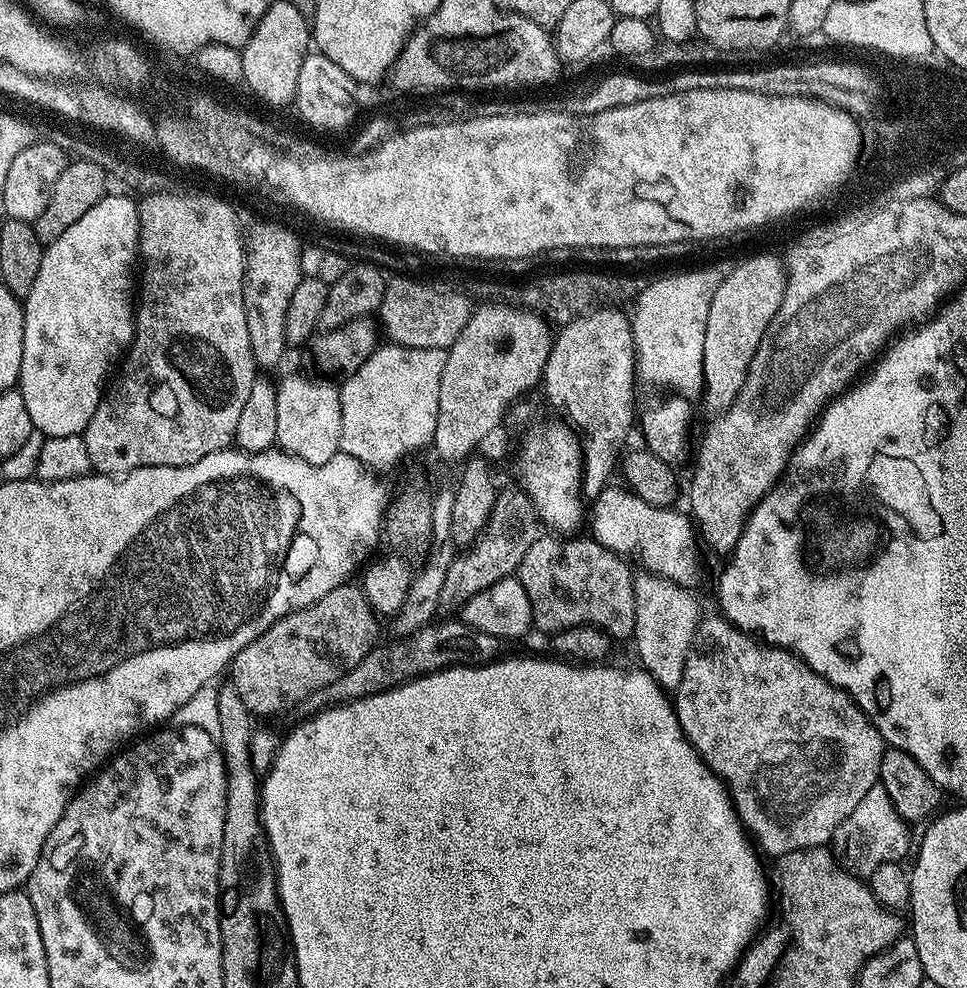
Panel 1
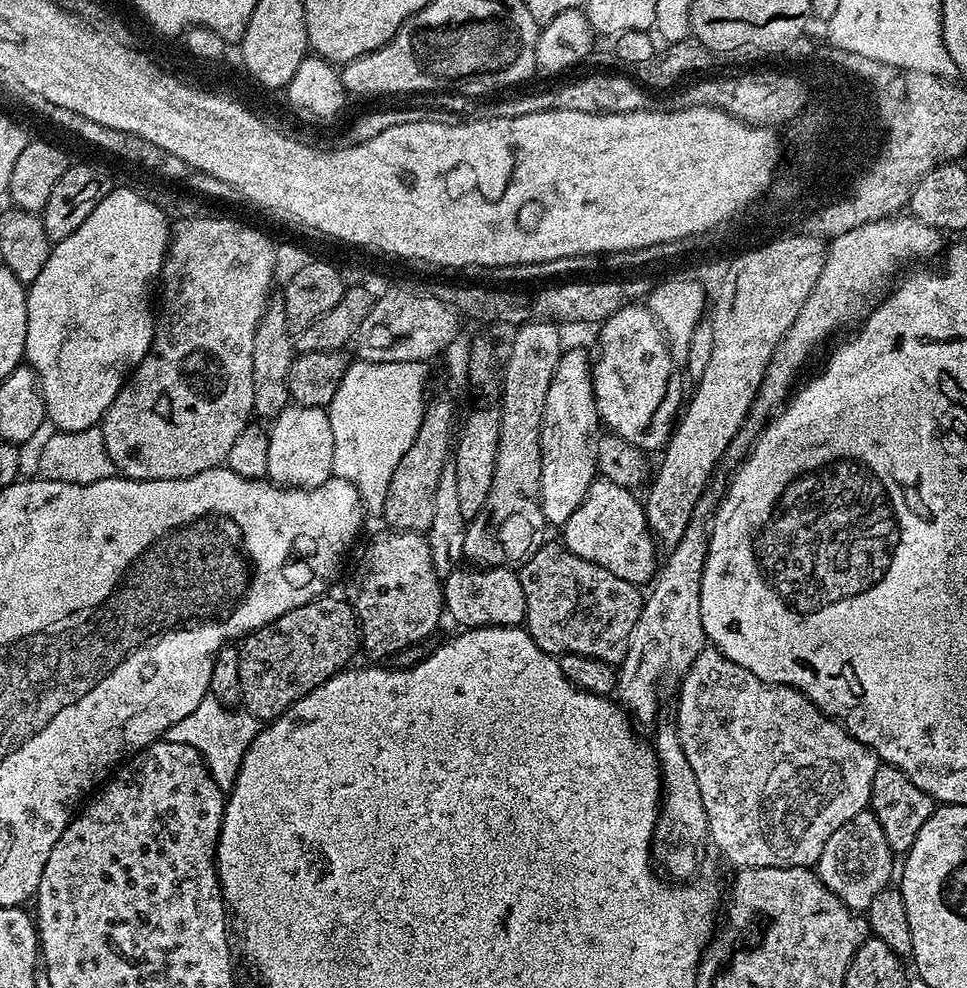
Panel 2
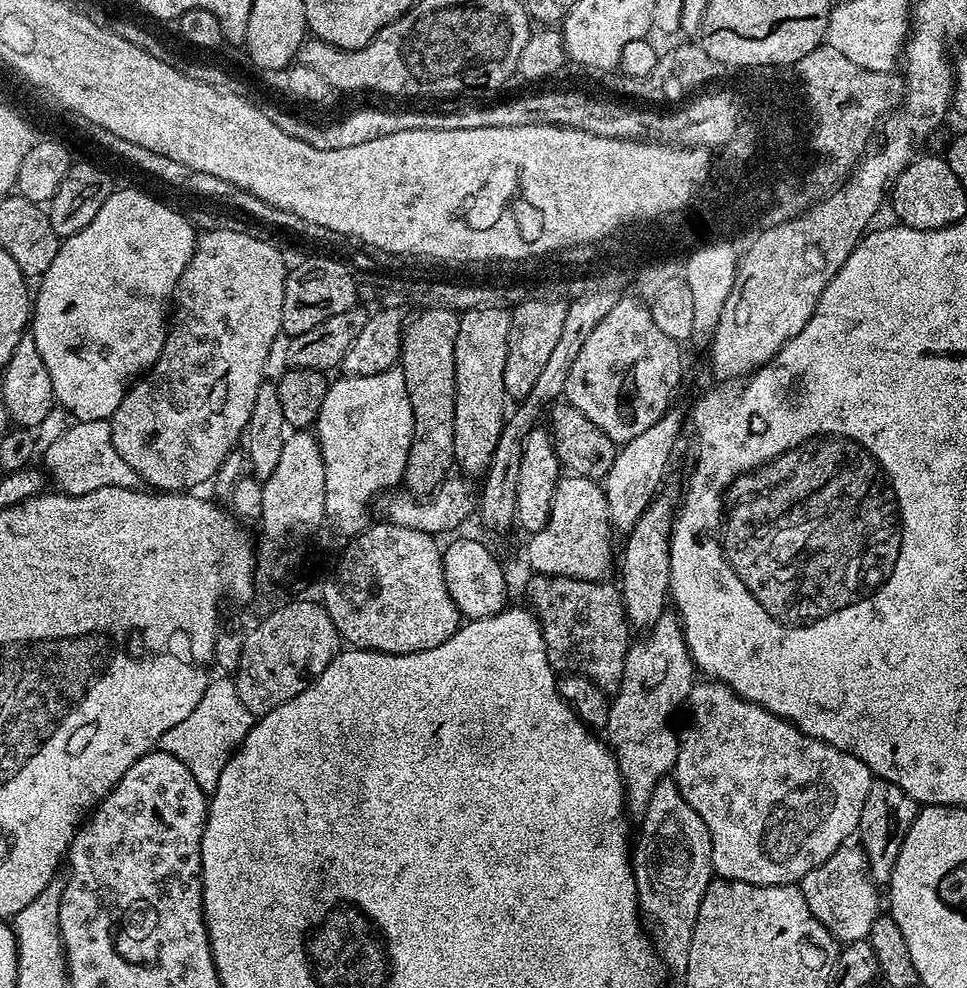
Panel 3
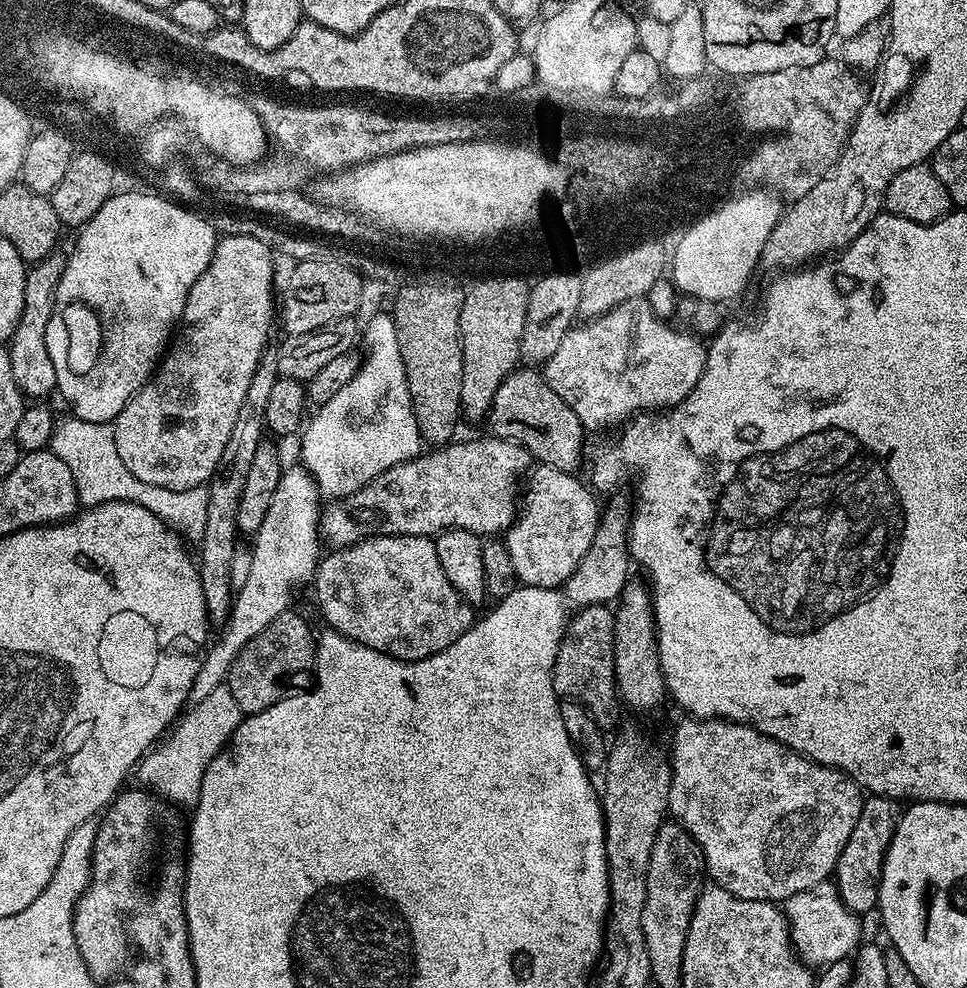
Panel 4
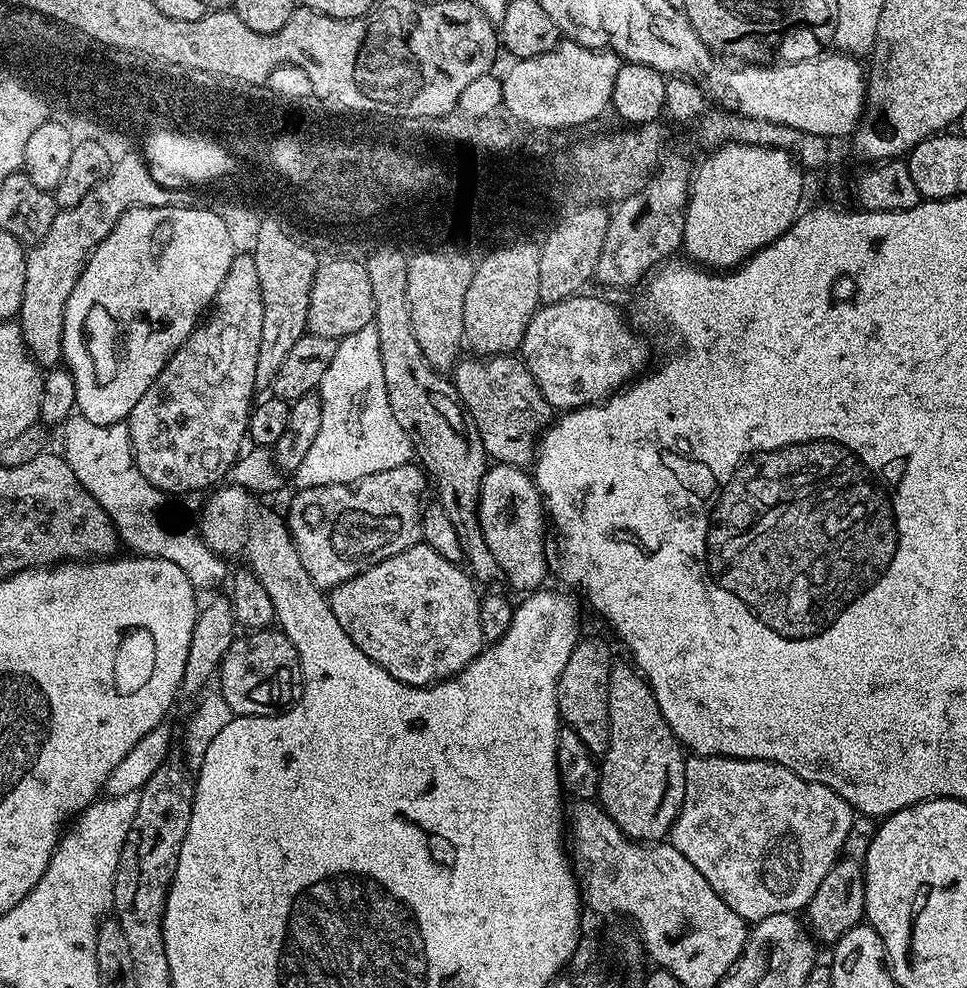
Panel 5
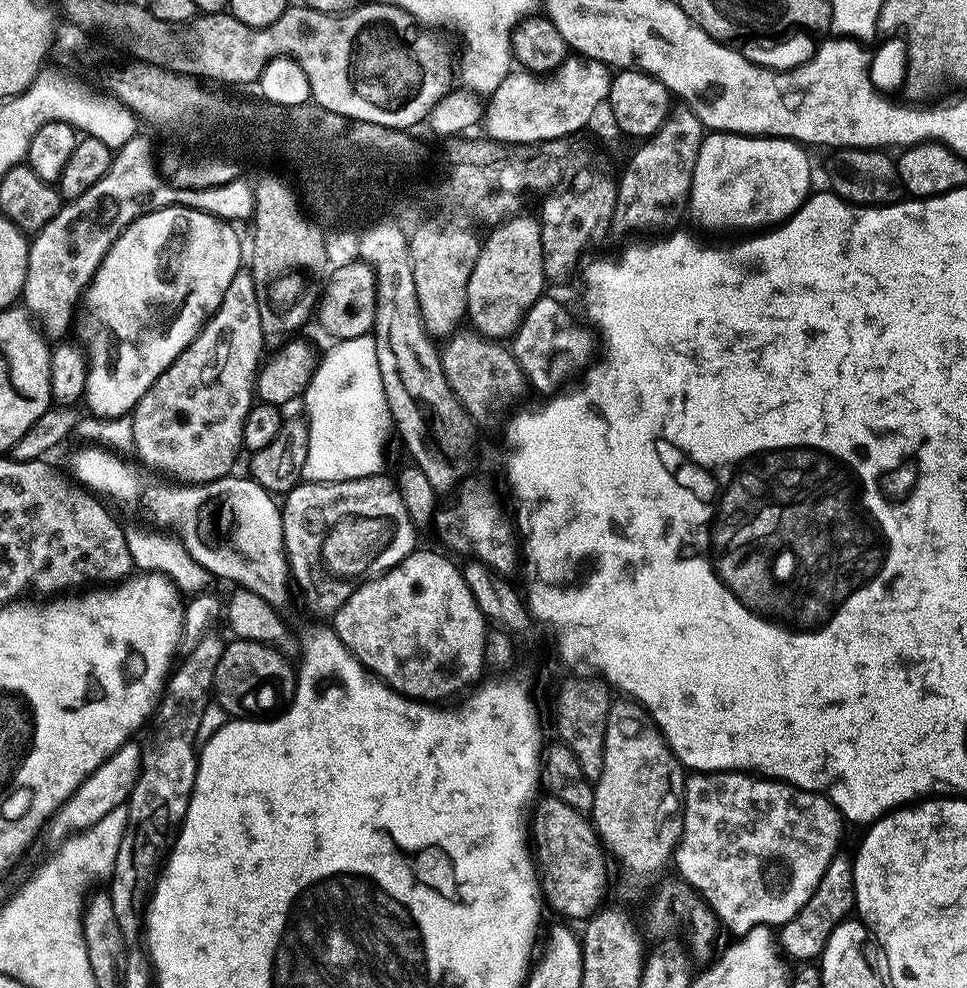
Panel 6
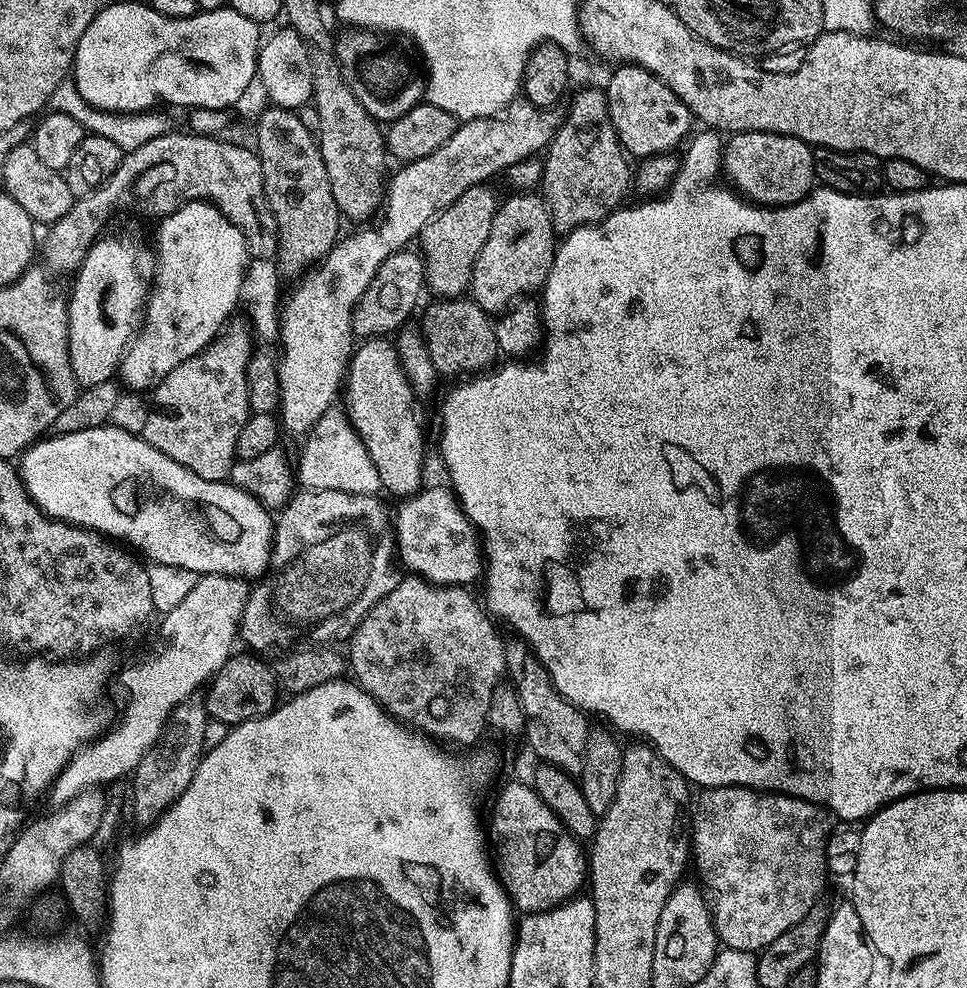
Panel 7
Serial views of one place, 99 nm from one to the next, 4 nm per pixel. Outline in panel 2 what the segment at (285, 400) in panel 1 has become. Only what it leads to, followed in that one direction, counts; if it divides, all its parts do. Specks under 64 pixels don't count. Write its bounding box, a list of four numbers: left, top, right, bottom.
[267,404,334,488]

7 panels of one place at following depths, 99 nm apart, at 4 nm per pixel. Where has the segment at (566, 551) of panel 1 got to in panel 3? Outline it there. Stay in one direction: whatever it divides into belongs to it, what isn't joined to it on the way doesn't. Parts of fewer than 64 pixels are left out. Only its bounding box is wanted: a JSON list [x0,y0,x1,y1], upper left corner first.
[527,574,630,693]

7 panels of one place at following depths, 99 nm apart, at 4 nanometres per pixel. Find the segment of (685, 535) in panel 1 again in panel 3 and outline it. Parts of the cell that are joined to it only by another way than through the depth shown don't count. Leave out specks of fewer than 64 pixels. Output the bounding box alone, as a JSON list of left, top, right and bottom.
[528,474,612,581]

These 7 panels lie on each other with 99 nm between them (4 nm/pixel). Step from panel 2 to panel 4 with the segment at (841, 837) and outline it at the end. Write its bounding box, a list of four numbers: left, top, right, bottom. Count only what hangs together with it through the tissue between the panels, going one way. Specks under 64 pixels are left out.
[782,879,861,966]

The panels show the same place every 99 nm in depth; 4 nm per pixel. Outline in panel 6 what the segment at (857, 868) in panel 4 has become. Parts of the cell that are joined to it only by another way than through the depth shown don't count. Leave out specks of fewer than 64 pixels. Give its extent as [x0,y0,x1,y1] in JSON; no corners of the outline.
[779,854,855,961]

